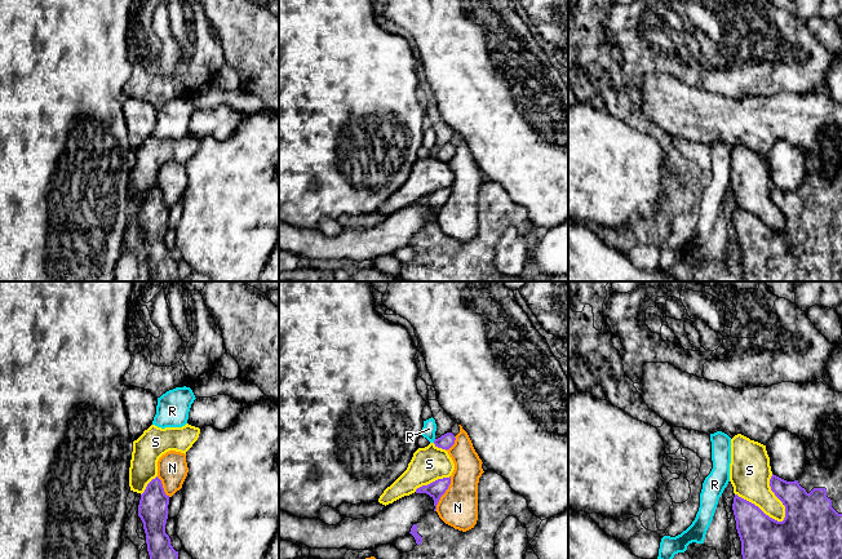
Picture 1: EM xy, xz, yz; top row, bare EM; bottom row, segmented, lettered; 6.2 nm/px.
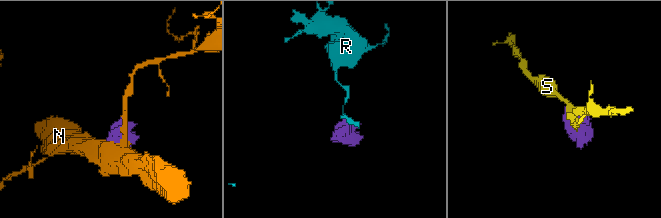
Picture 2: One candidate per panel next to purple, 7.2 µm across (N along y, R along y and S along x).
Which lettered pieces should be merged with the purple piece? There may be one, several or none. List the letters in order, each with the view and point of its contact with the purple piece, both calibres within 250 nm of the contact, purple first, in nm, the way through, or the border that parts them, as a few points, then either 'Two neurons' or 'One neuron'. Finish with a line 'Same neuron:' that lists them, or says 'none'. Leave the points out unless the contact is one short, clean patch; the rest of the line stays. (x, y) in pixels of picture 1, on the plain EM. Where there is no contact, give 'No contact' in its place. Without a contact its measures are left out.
N: Touches purple at xz (444, 203). Thickness 110 nm (purple) against 240 nm. Two neurons
R: Touches purple at xz (434, 151). Thickness 90 nm (purple) against 90 nm. Boundary: xz (435, 150), (433, 152). Two neurons
S: Touches purple at yz (759, 220). Thickness 340 nm (purple) against 260 nm. Two neurons
Same neuron: none

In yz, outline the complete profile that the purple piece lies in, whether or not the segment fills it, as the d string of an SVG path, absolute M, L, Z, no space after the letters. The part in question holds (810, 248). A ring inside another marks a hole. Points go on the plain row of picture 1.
M814 168L797 191L786 192L772 185L770 198L785 217L783 232L770 229L737 205L734 208L732 221L741 252L741 281L842 281L842 169L833 179L825 179Z

